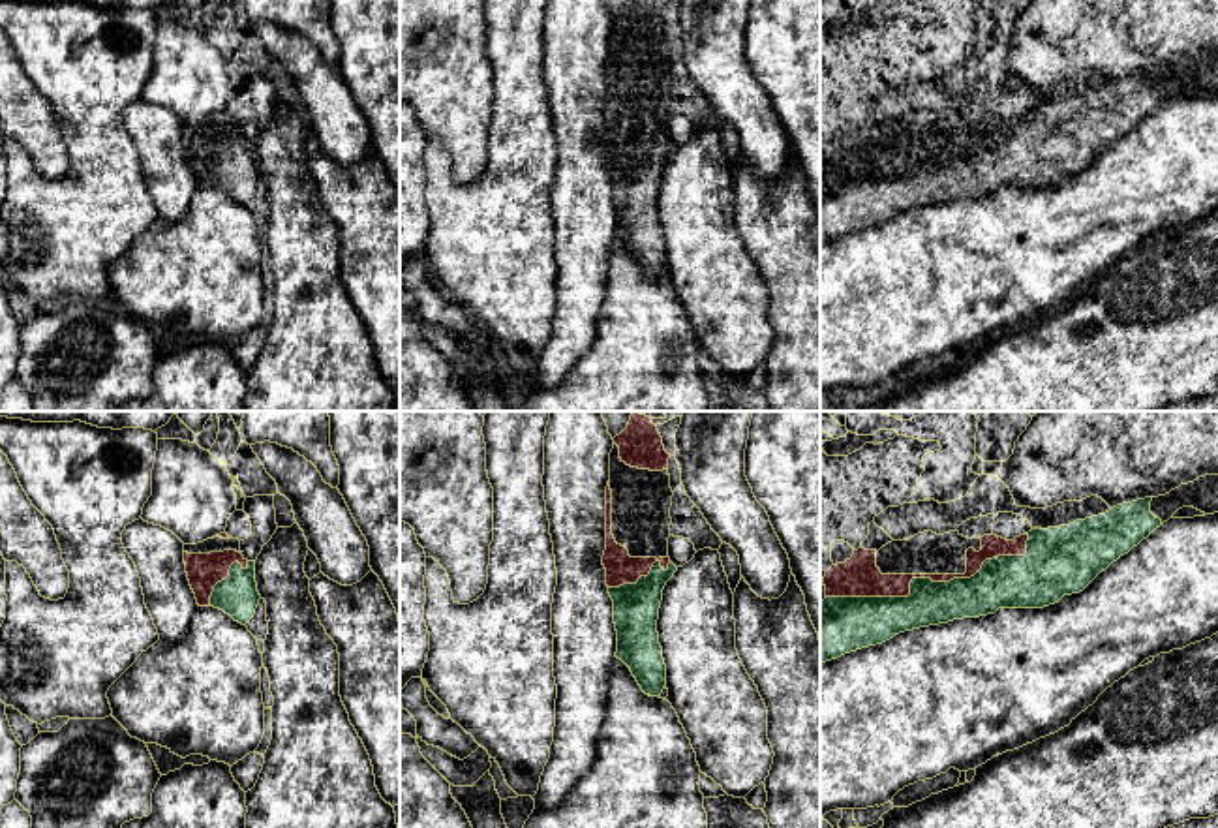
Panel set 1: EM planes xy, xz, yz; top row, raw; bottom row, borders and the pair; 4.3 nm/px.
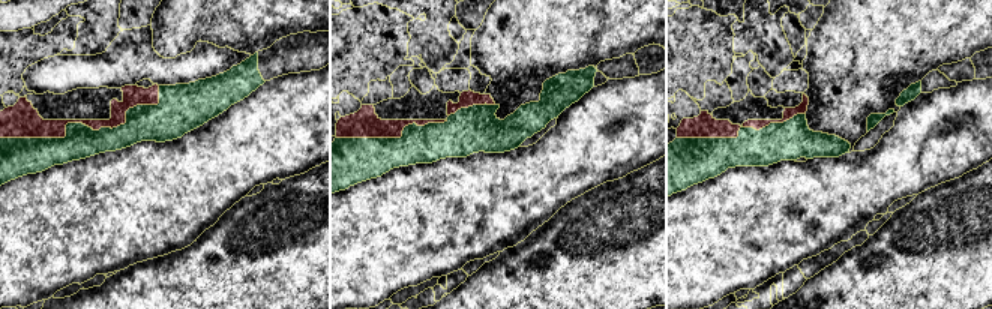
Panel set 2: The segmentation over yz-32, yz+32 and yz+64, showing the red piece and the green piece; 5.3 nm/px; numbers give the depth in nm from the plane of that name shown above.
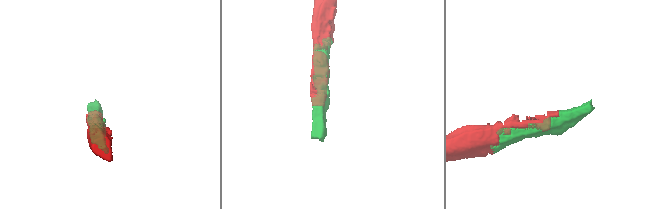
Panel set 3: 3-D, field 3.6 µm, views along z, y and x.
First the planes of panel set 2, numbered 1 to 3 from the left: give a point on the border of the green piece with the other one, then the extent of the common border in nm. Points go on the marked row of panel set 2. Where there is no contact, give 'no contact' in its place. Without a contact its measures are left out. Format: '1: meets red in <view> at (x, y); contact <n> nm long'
1: meets red in yz-32 at (87, 125); contact 900 nm long
2: meets red in yz+32 at (393, 137); contact 600 nm long
3: meets red in yz+64 at (739, 129); contact 700 nm long

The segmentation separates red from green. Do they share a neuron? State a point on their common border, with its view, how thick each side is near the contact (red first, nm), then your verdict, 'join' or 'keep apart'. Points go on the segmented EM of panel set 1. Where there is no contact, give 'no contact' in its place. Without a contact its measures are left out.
meets red in yz at (929, 577); 120 nm thick on the red side, 190 nm on the other; join

